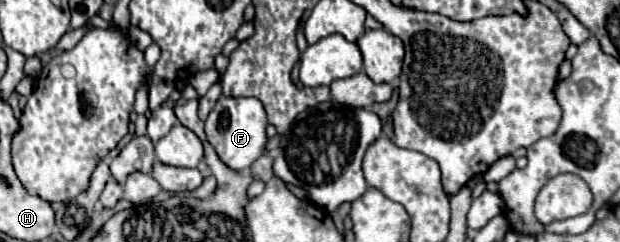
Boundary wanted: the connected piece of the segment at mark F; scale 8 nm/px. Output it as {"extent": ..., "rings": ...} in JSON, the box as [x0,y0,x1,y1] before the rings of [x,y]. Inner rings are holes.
{"extent":[204,97,268,171],"rings":[[[220,97],[204,125],[206,125],[206,137],[214,145],[220,161],[234,171],[248,169],[264,153],[268,141],[266,137],[268,121],[262,103],[254,97],[242,97],[242,99]]]}

